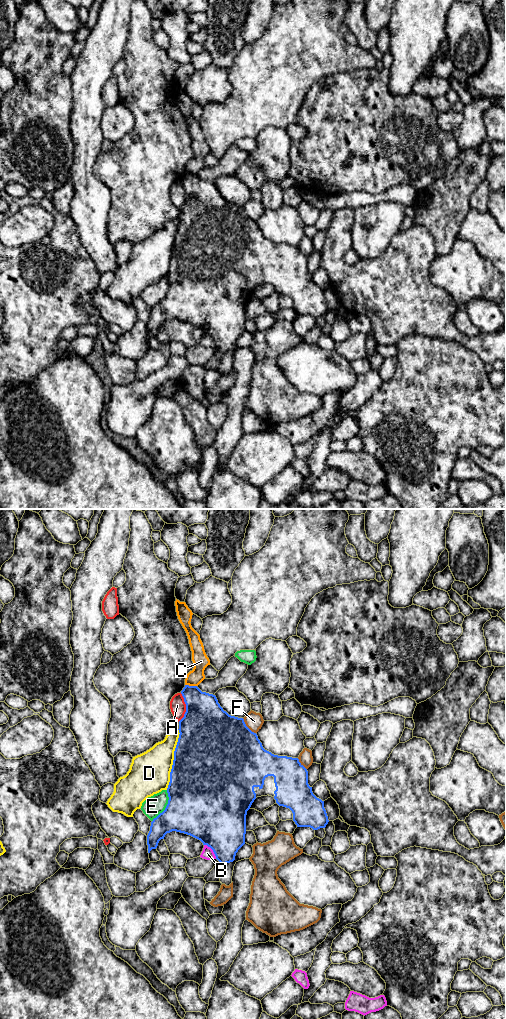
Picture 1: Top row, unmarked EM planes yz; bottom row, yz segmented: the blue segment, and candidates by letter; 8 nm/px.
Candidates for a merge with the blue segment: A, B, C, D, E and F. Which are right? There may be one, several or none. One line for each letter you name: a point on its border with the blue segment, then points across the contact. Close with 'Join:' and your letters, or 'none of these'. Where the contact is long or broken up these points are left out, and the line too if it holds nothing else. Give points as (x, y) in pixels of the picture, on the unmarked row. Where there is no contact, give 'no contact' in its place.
Join: none of these

